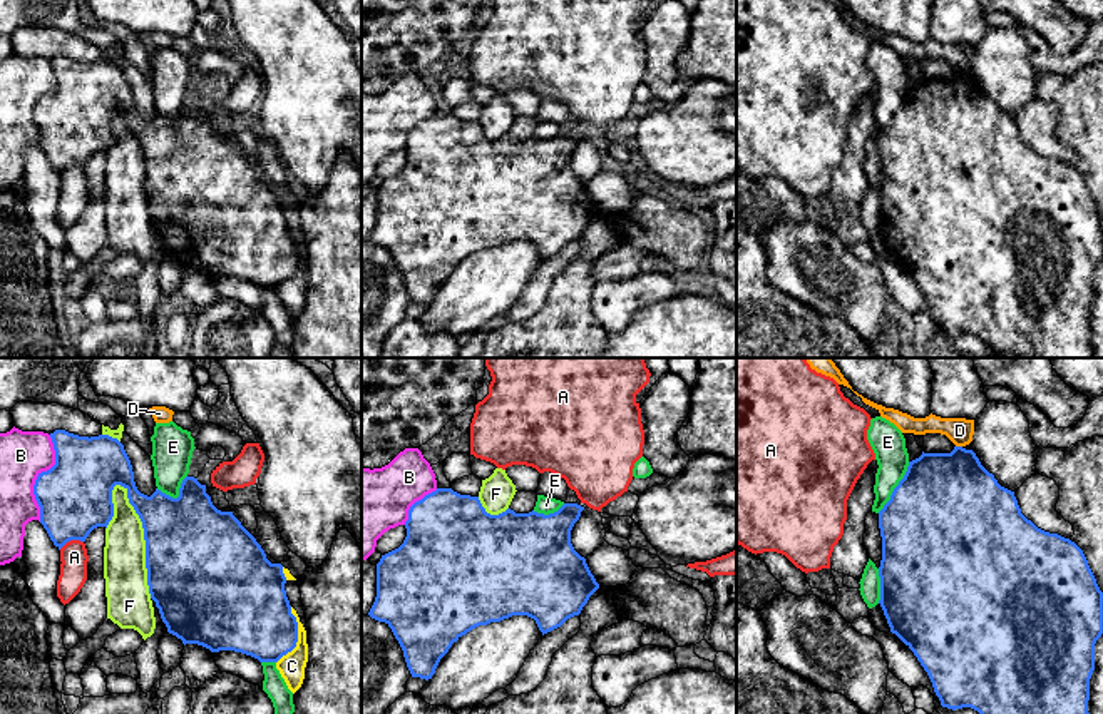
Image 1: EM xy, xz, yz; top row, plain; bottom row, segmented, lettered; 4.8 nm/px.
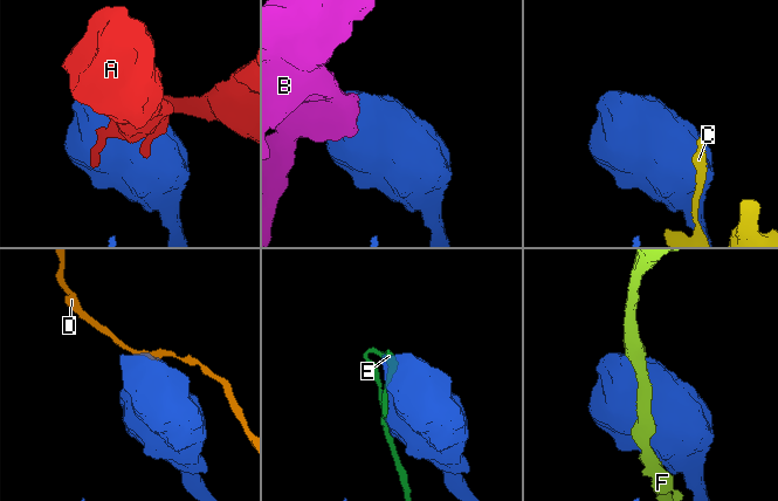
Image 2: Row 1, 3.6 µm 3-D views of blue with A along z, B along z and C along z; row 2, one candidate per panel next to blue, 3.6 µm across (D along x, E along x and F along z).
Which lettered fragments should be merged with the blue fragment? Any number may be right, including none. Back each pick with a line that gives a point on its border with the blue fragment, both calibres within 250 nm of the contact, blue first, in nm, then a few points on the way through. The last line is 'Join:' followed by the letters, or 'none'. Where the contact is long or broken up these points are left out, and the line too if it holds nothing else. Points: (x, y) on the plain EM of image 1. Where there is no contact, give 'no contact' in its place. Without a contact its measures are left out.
Join: none

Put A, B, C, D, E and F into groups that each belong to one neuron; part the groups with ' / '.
A / B / C / D / E / F

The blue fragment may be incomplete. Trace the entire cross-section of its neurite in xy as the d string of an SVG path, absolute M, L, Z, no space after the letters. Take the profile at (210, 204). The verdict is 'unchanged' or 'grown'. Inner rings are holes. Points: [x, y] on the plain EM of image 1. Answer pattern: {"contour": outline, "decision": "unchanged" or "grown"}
{"contour": "M55 55L50 64L55 90L38 99L33 120L40 149L59 176L70 166L85 167L97 152L107 154L114 142L112 115L121 110L142 147L149 219L169 259L184 271L198 269L211 278L234 276L259 288L278 288L296 273L298 247L286 222L283 191L266 184L233 137L213 130L206 110L186 102L177 124L157 114L147 122L137 115L131 85L117 64L89 64L65 55Z", "decision": "unchanged"}

